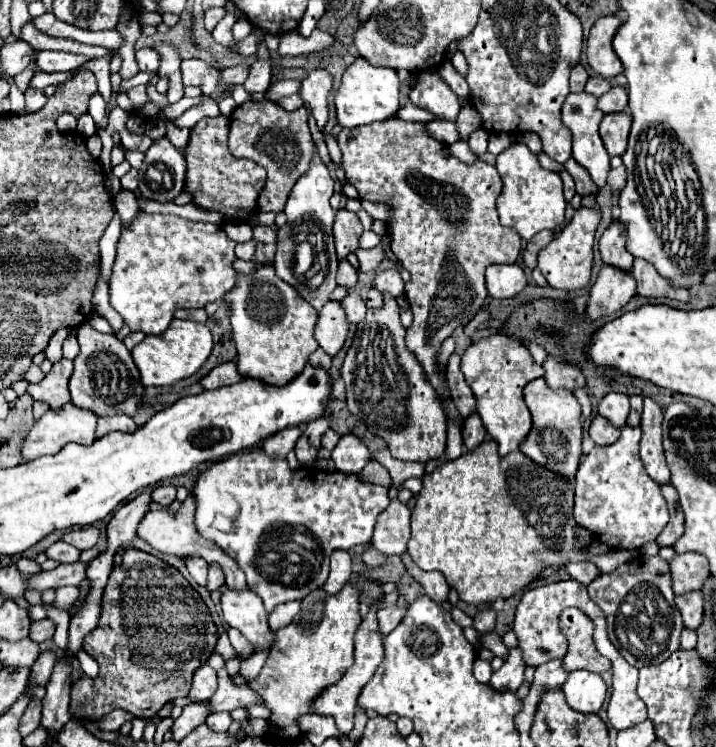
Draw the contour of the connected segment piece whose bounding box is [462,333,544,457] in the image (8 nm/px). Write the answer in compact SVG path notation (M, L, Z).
M496 333L478 343L472 343L472 347L466 349L462 357L462 373L474 393L476 411L486 431L492 435L492 439L498 441L498 453L506 457L508 453L518 451L532 429L532 417L522 399L522 389L532 379L542 377L544 369L532 361L532 355L524 345Z

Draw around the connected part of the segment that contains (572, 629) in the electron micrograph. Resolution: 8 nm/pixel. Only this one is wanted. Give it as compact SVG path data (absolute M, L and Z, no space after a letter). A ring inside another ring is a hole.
M568 607L560 613L560 631L568 639L568 653L562 661L562 669L566 673L586 669L590 673L606 673L610 669L610 661L602 657L592 641L592 619L586 617L576 607Z

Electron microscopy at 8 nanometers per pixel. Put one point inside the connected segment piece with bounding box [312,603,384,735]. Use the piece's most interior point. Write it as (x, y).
(339, 700)

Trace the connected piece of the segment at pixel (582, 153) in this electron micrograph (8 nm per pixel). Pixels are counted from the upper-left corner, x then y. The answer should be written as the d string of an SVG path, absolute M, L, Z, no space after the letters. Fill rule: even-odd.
M570 93L562 105L562 121L572 133L572 157L590 173L592 181L602 187L606 185L606 177L610 171L610 155L602 145L602 139L598 135L598 125L602 121L604 113L596 107L596 97L588 93Z

